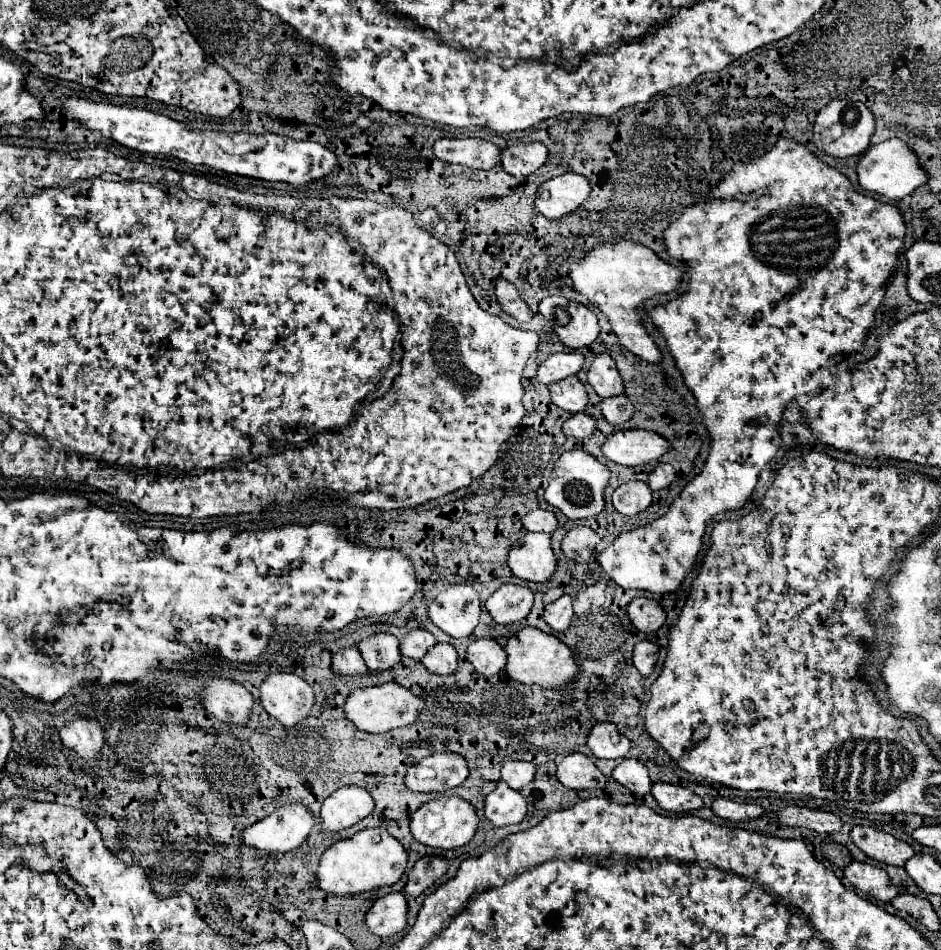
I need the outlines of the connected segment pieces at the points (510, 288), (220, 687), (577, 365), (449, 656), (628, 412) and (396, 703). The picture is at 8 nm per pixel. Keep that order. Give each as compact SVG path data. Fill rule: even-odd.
M498 278L496 296L498 296L498 302L500 302L502 310L506 310L518 322L528 322L534 316L532 310L526 306L526 302L520 298L520 294L518 294L518 290L512 282L508 282L504 278Z
M212 678L202 702L208 714L230 726L244 726L254 708L254 696L242 684L228 678Z
M558 352L558 354L548 356L540 364L536 378L542 384L552 384L552 382L558 382L558 380L578 374L582 364L584 364L584 356L580 352Z
M436 644L424 658L422 664L440 676L450 676L458 668L458 654L450 644Z
M612 396L600 402L600 410L604 414L604 418L612 424L612 426L620 426L626 420L632 418L634 414L634 406L626 396Z
M388 682L372 688L358 688L346 698L346 704L344 704L344 712L348 720L356 724L356 728L364 732L376 732L376 734L414 724L422 708L424 708L424 698L412 694L410 690L406 690L396 682Z

